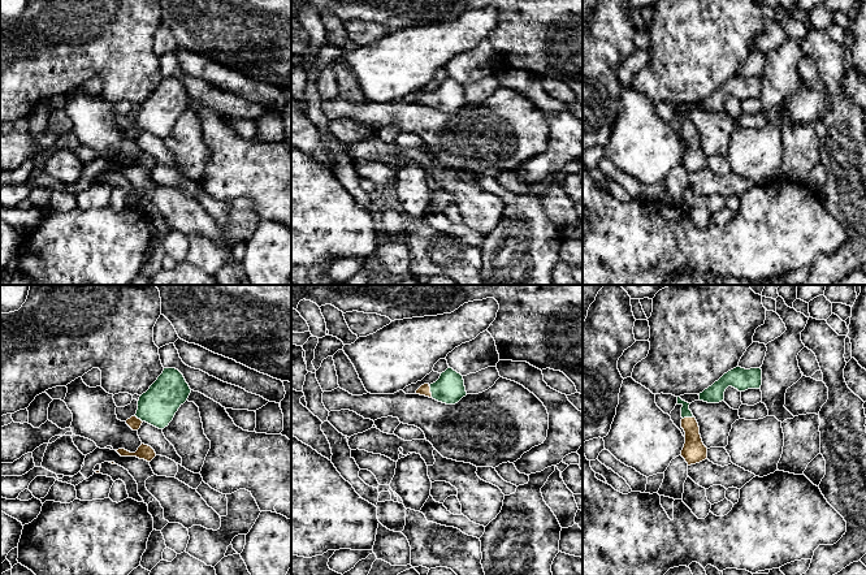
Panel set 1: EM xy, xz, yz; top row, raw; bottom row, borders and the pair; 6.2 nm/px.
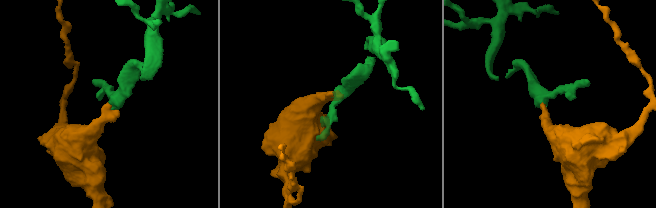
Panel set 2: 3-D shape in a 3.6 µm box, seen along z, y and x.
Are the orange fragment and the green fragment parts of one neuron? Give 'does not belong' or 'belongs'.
belongs

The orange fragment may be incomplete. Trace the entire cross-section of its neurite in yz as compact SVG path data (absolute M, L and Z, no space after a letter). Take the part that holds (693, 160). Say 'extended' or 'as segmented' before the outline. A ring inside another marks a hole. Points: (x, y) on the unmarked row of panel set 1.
extended | M677 105L676 113L683 114L681 116L681 126L683 126L681 137L685 140L685 152L680 164L685 168L688 174L700 172L707 168L707 156L702 151L698 131L693 125L692 120L689 118L690 112Z

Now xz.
extended | M449 75L436 91L421 94L416 99L416 103L433 107L446 113L455 113L467 104L467 100L463 85Z

